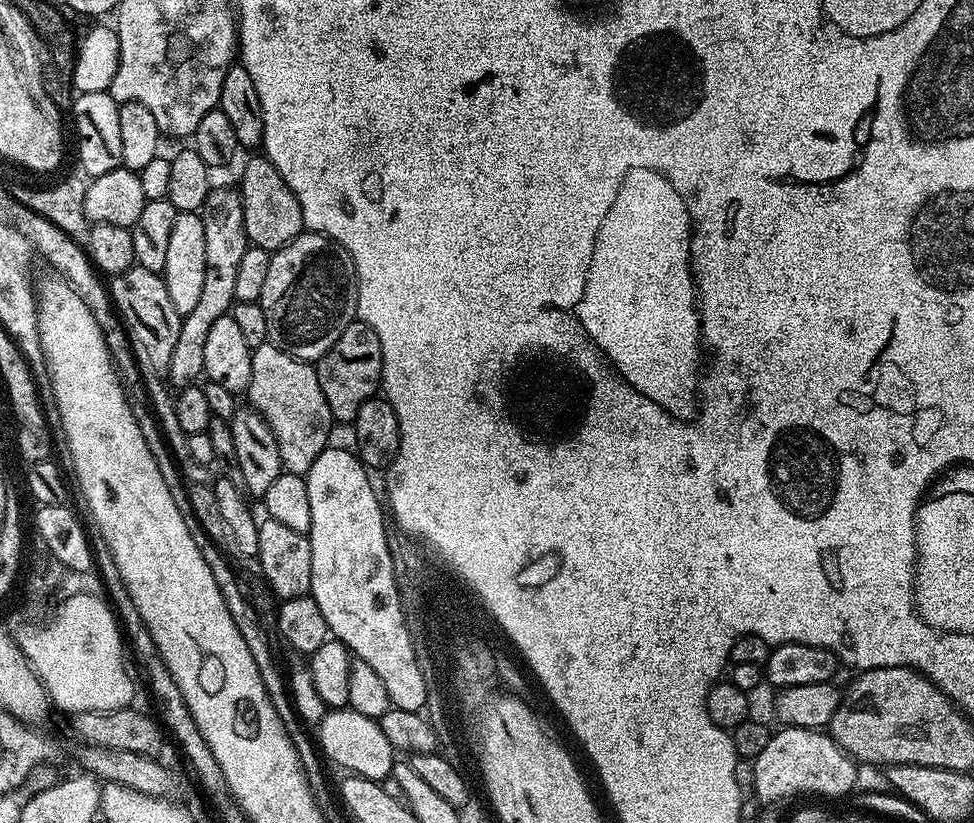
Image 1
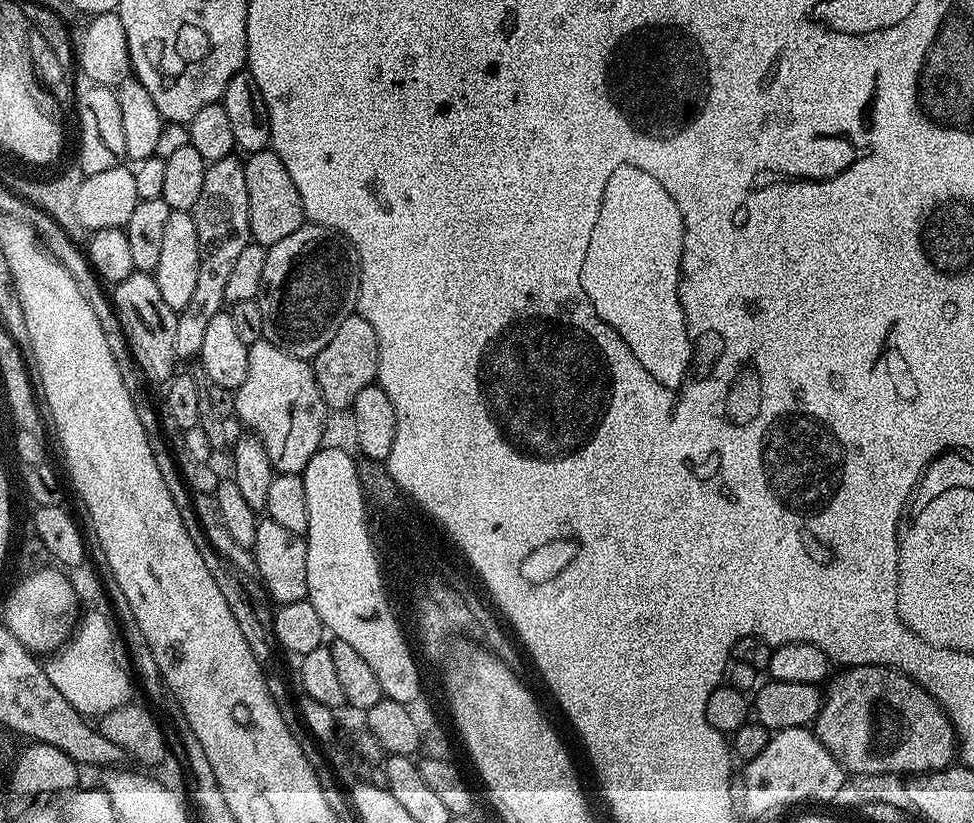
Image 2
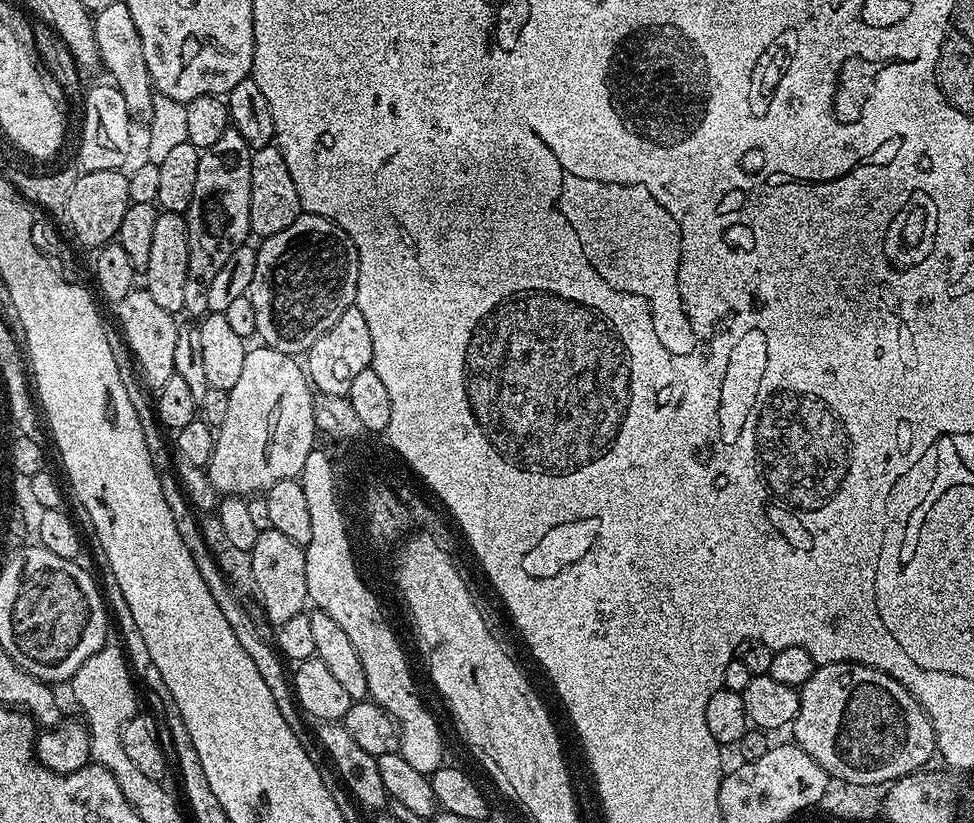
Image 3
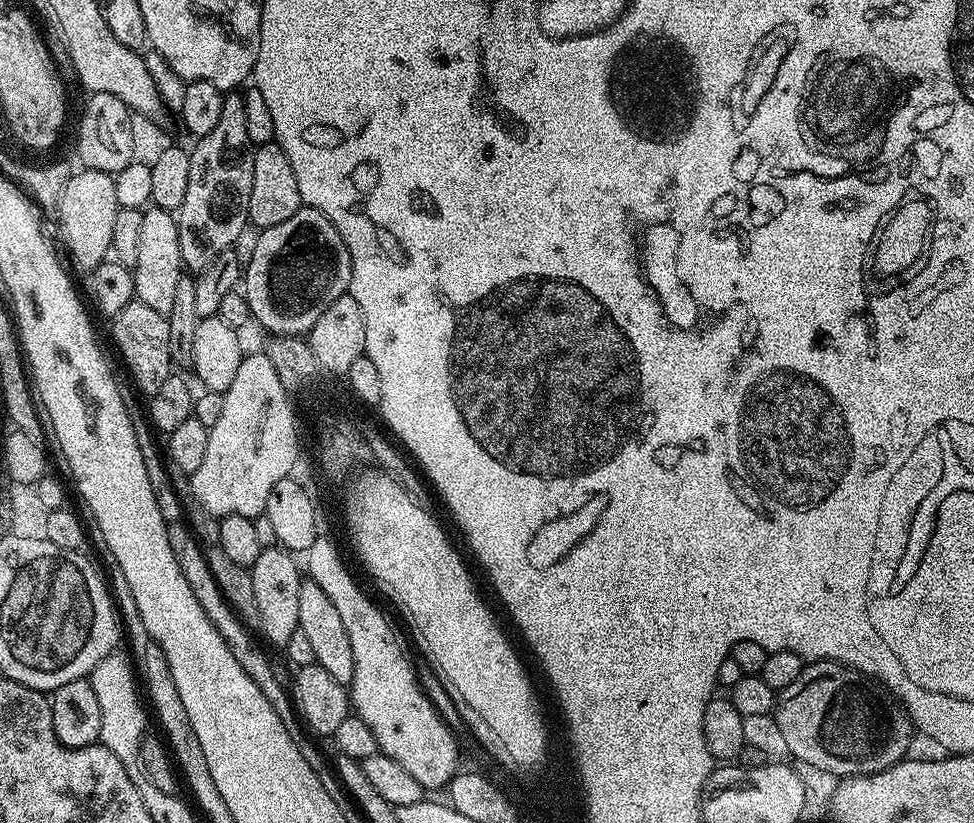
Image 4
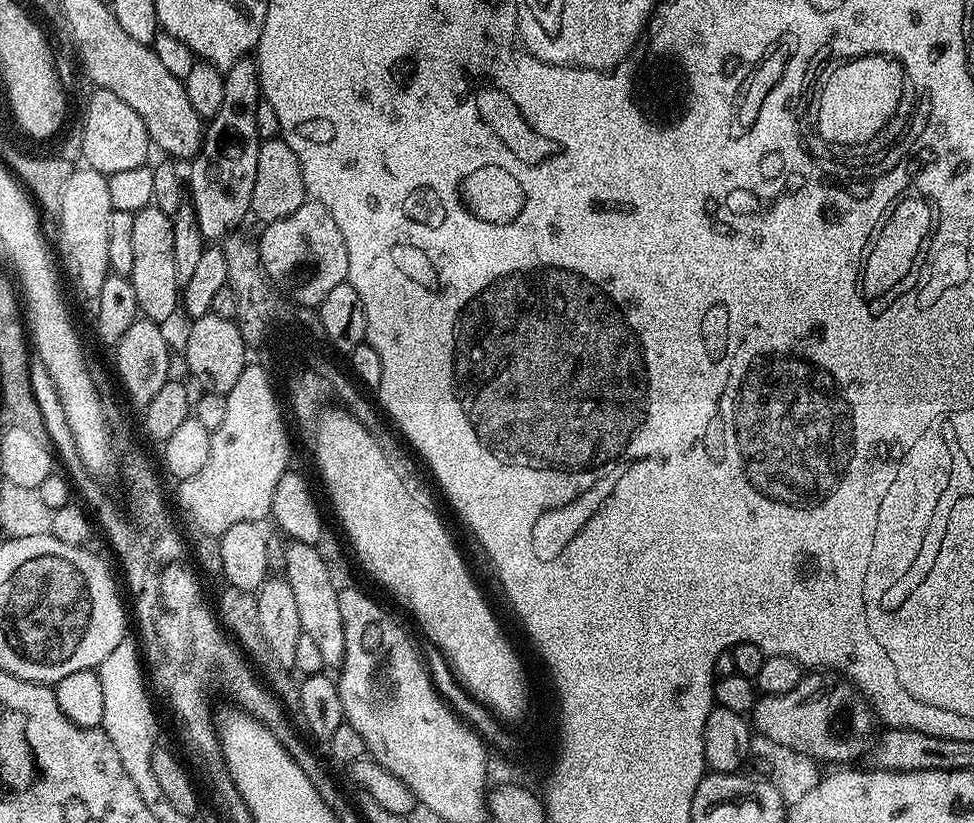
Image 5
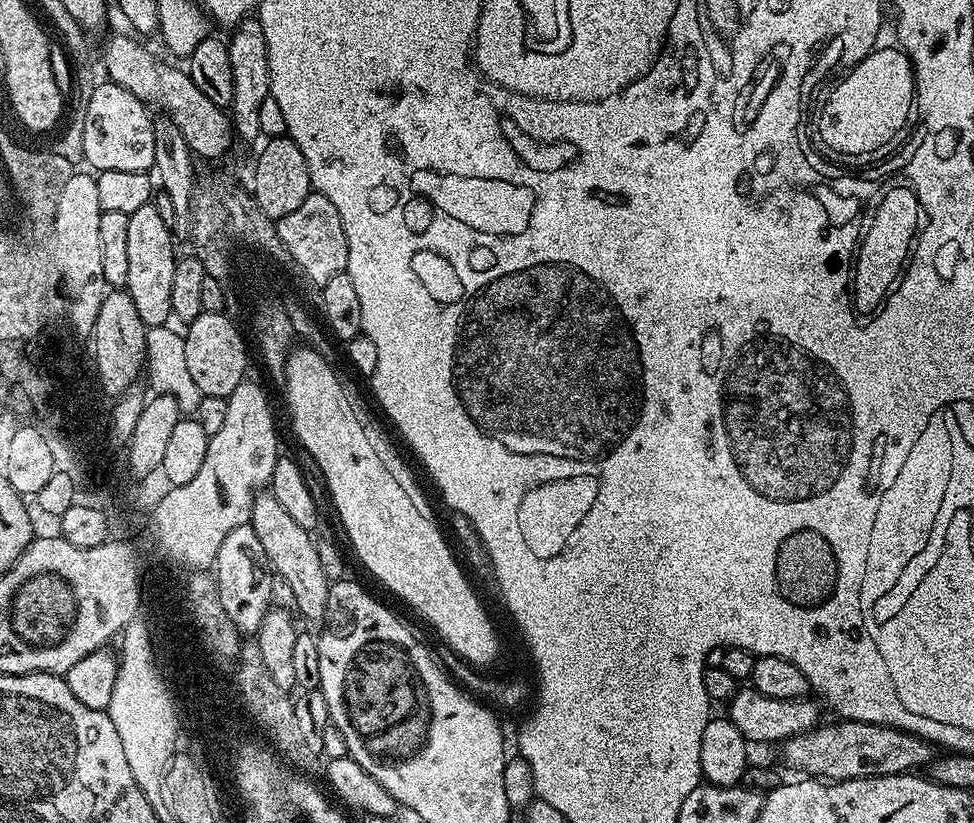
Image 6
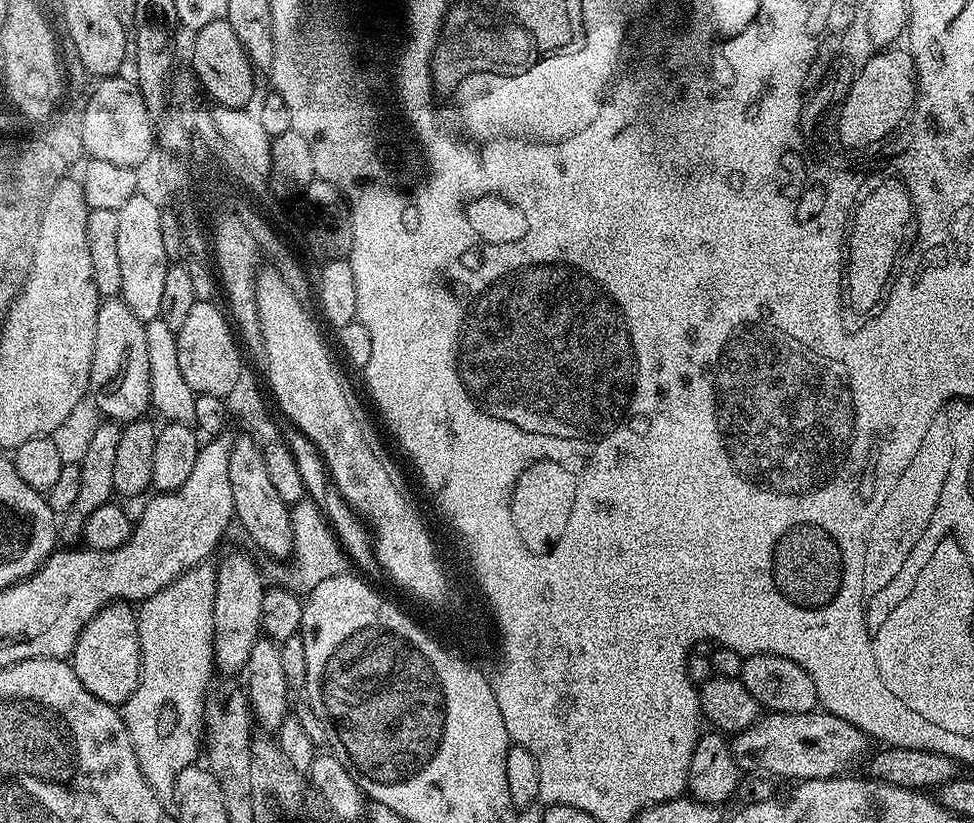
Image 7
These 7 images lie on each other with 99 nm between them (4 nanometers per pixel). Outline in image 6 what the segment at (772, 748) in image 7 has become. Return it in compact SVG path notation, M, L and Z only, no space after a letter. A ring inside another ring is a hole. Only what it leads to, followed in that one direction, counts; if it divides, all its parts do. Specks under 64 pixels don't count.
M841 719L840 724L821 723L808 731L799 732L783 741L784 760L792 768L797 768L797 773L807 774L812 778L819 778L825 782L837 780L857 780L871 776L903 776L915 773L920 767L931 765L936 759L937 749L929 740L918 738L913 732L903 732L890 726L858 722L857 720Z

